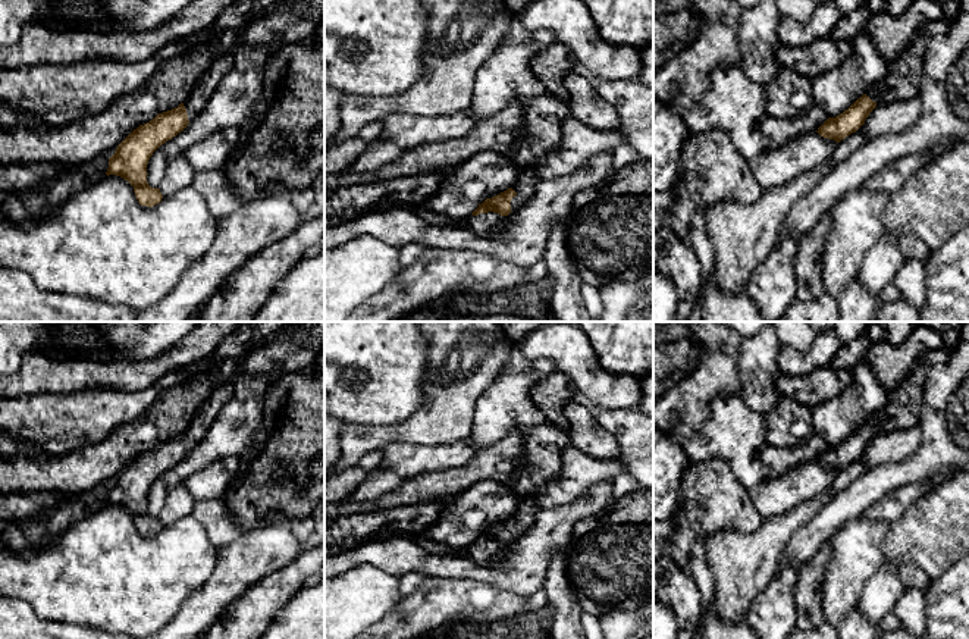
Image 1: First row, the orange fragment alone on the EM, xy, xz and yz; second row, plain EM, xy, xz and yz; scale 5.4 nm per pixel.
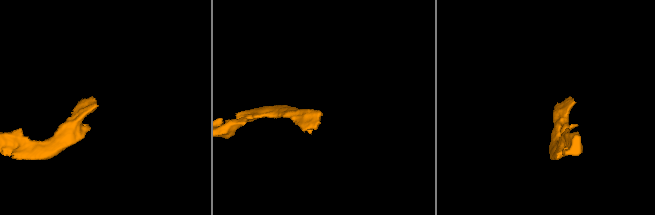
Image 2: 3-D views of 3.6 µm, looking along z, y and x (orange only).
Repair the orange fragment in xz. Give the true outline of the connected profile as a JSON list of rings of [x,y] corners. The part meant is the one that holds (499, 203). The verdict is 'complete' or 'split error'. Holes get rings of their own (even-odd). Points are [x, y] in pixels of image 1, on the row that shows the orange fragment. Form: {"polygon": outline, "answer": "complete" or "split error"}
{"polygon": [[[521,167],[511,188],[492,198],[486,198],[465,219],[468,228],[482,235],[496,232],[508,214],[530,200],[539,181],[540,178],[534,167]]], "answer": "split error"}

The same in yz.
{"polygon": [[[944,18],[922,25],[906,50],[887,66],[884,79],[872,85],[847,110],[835,118],[828,118],[816,132],[840,142],[856,132],[878,104],[919,95],[926,43],[932,37],[944,34],[947,28],[948,22]]], "answer": "split error"}

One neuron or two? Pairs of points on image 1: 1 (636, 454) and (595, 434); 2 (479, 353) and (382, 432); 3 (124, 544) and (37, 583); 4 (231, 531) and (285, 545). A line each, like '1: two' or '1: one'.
1: two
2: one
3: one
4: two

